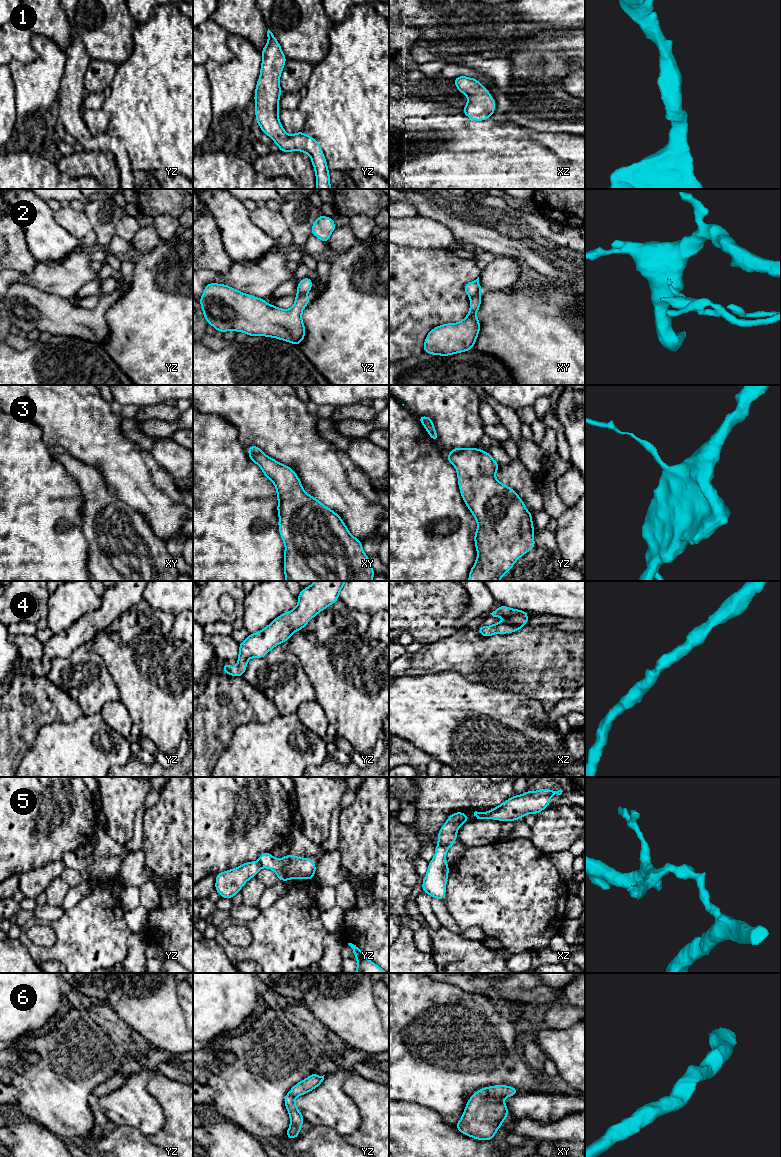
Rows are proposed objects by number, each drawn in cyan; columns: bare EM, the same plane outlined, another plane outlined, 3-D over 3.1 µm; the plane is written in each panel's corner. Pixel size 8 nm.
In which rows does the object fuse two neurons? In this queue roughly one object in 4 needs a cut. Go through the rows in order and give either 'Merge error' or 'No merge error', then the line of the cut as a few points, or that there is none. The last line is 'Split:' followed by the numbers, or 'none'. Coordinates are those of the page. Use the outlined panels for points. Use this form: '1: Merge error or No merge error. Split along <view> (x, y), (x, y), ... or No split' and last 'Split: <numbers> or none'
1: No merge error. No split
2: Merge error. Split along xy (480, 293), (470, 297)
3: Merge error. Split along xy (261, 451), (248, 453)
4: No merge error. No split
5: Merge error. Split along xz (438, 843), (445, 844), (448, 847)
6: No merge error. No split
Split: 2, 3, 5

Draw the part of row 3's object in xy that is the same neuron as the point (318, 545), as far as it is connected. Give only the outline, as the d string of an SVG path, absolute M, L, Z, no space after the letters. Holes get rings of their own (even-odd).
M261 452L248 453L252 462L256 463L263 474L275 485L279 515L278 528L285 545L284 574L285 581L372 581L374 570L369 557L362 548L362 542L348 530L341 517L329 509L315 497L306 493L294 470Z

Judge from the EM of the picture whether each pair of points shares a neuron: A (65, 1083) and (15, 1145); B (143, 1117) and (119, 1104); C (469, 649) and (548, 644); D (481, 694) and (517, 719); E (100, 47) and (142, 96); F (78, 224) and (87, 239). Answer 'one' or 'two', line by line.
A: two
B: one
C: one
D: one
E: two
F: one

